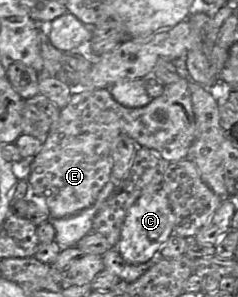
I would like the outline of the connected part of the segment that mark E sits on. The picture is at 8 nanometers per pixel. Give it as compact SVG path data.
M180 78L174 83L165 85L160 96L138 108L122 106L114 100L108 89L93 89L71 94L68 104L60 109L58 121L51 123L42 147L32 159L26 180L28 189L23 199L30 201L32 195L41 199L48 208L50 218L67 217L90 206L103 186L110 181L113 142L120 134L126 134L140 146L157 151L167 162L185 159L195 139L196 130L189 81Z

